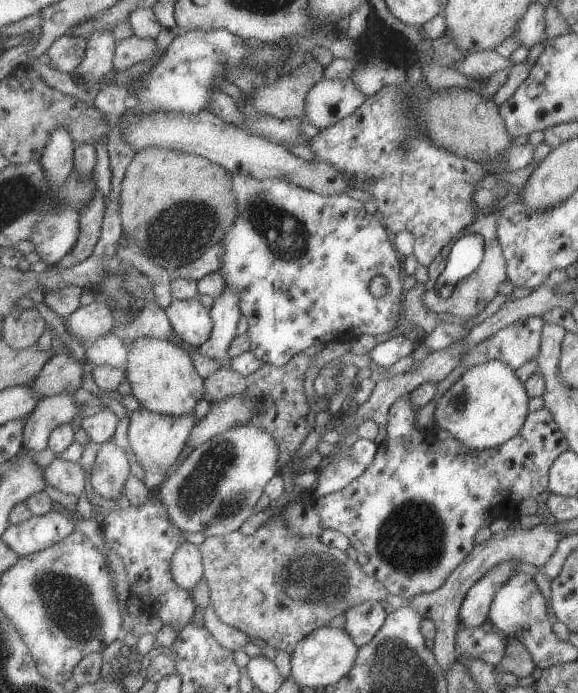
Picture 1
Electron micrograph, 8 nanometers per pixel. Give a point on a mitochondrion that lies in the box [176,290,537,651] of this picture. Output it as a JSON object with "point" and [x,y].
{"point":[314,579]}

